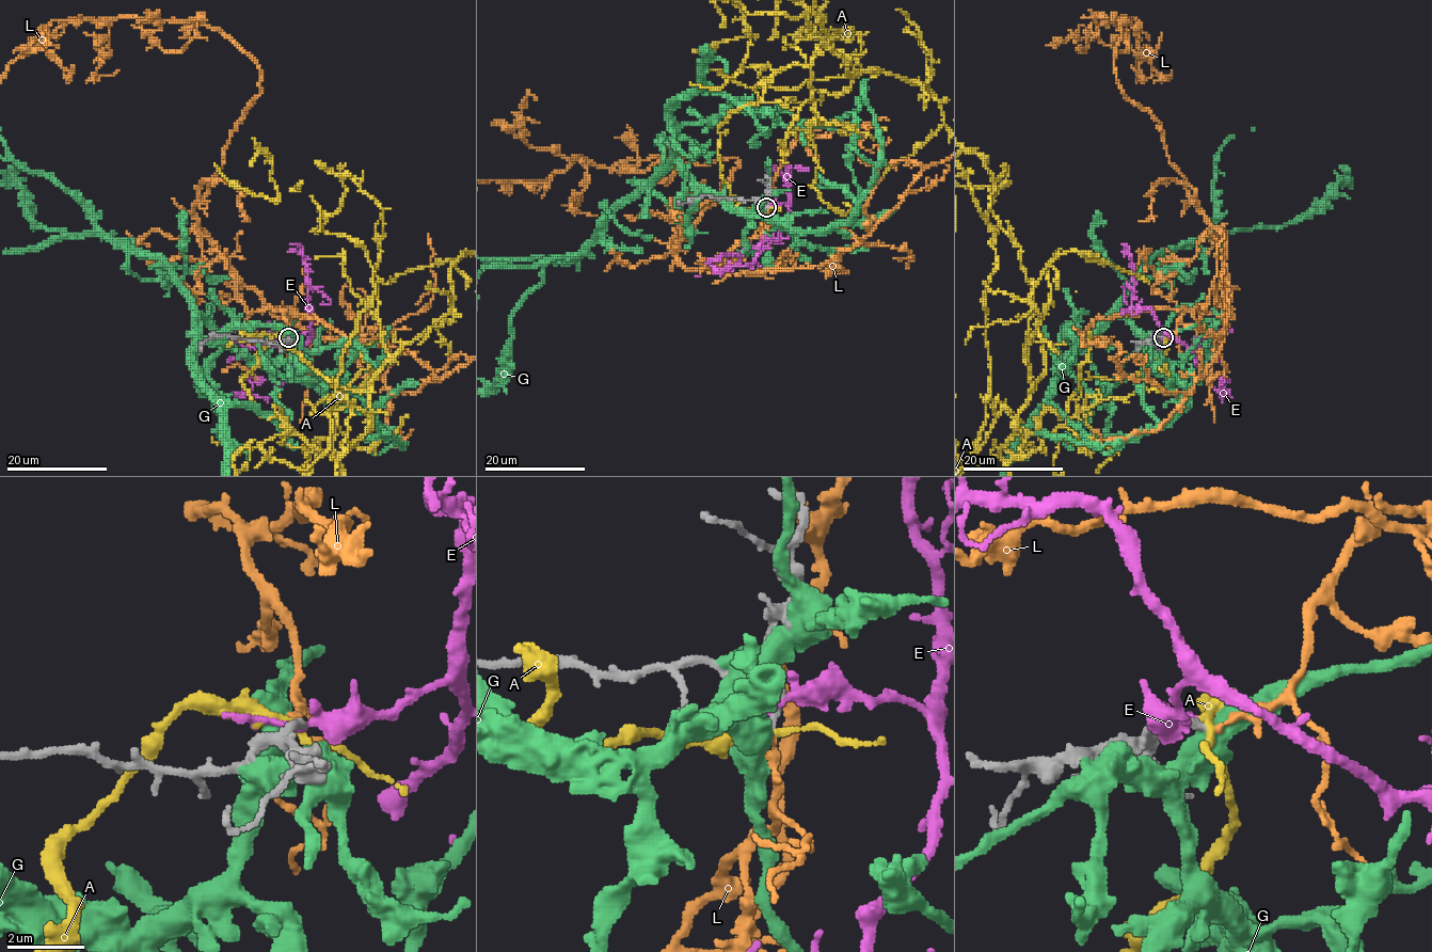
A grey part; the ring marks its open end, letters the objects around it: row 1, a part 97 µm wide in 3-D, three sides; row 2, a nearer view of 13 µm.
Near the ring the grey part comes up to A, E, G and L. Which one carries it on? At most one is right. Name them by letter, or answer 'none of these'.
L

